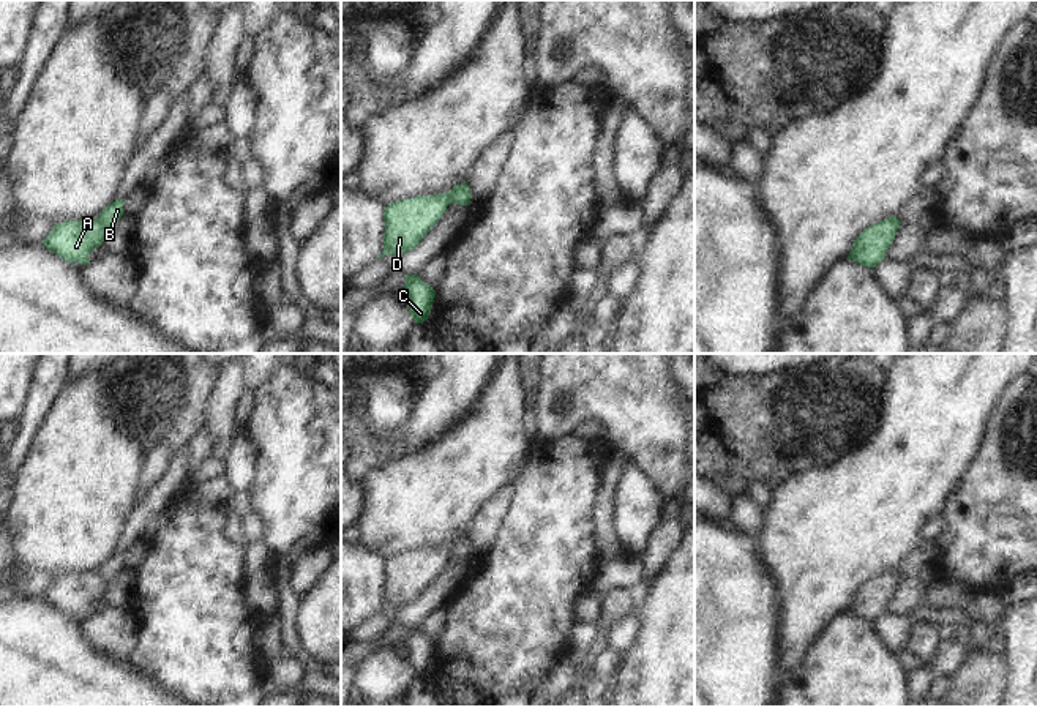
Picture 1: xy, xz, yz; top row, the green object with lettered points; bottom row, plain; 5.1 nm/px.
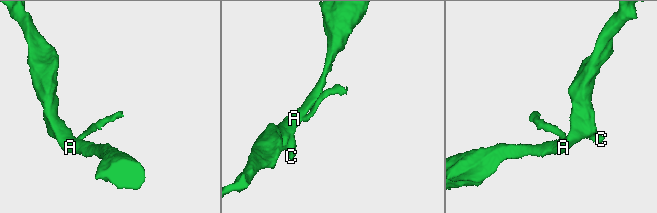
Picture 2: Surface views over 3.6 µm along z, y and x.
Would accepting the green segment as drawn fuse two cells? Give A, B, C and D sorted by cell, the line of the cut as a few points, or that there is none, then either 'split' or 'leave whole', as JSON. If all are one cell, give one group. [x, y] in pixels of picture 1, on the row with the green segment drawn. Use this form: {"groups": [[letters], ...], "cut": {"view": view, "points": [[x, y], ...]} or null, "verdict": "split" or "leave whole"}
{"groups": [["A", "C", "D"], ["B"]], "cut": {"view": "xz", "points": [[460, 185], [452, 193], [450, 201]]}, "verdict": "split"}

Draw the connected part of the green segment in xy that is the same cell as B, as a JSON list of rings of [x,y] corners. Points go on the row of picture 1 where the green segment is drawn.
[[[115,199],[110,205],[107,205],[99,216],[96,218],[98,223],[109,229],[115,221],[118,221],[125,213],[123,213],[123,199]]]

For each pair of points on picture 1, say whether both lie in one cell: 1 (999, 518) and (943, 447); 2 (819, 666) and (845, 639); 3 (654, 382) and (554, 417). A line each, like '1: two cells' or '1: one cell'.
1: two cells
2: one cell
3: one cell

